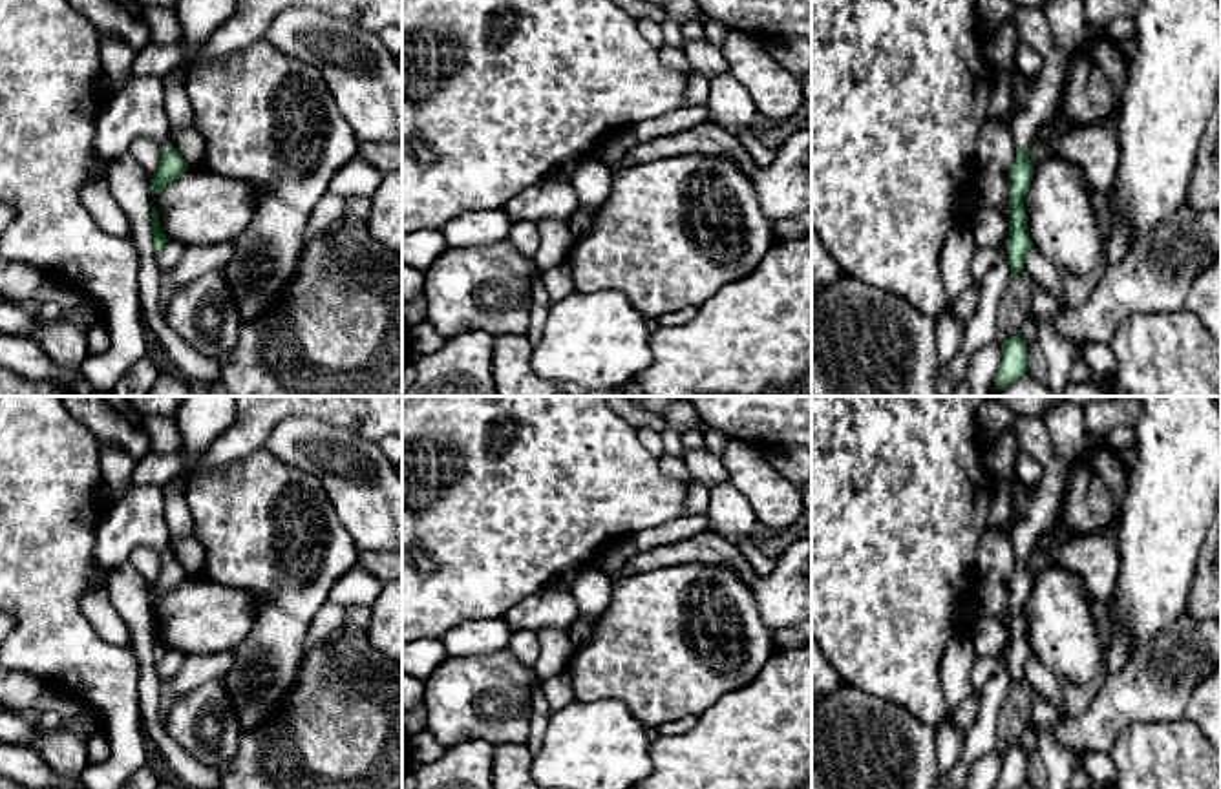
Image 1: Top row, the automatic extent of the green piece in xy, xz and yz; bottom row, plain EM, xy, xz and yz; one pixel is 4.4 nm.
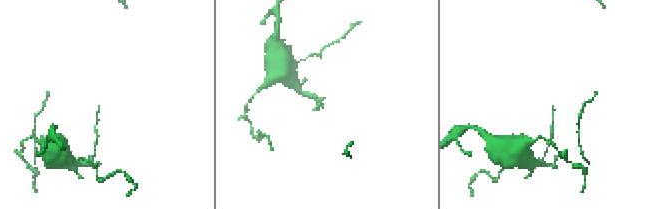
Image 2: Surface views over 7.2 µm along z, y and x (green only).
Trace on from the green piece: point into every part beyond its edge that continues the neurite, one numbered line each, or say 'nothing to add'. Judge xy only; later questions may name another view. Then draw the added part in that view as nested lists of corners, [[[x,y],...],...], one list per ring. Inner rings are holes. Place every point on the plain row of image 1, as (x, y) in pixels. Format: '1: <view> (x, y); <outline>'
1: xy (138, 519); [[[161,486],[130,488],[99,524],[93,552],[95,564],[110,572],[128,563],[132,550],[137,546],[148,546],[161,557],[170,555],[172,537],[165,511],[166,500]]]

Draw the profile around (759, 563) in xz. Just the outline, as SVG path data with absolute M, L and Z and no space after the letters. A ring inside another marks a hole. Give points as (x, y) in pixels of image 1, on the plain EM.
M742 539L738 541L737 548L746 557L746 561L751 564L757 575L766 575L775 568L775 561L764 557L753 539Z

